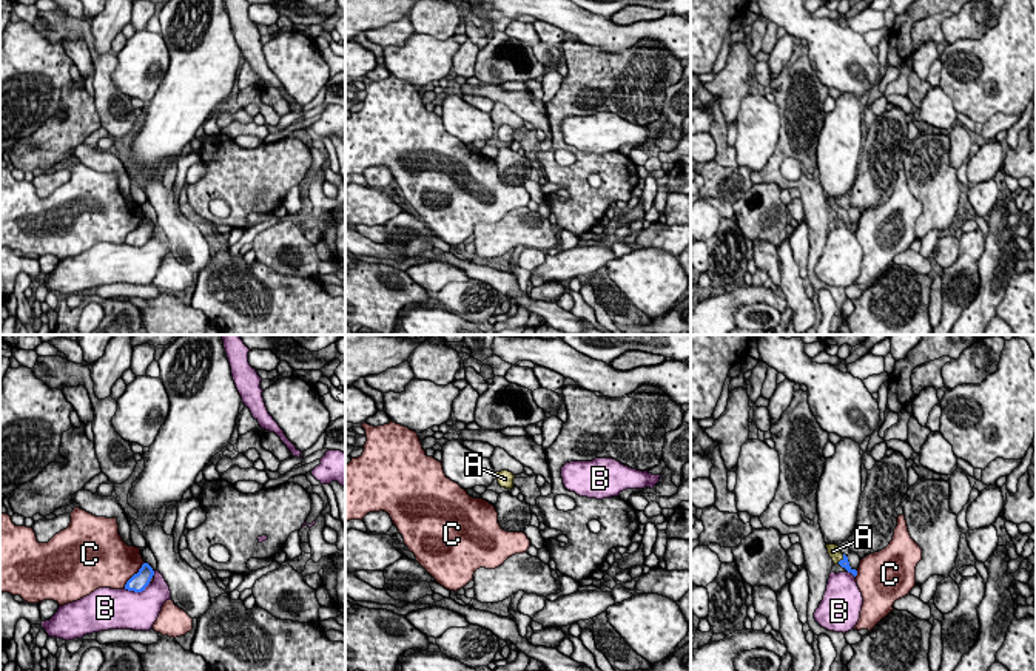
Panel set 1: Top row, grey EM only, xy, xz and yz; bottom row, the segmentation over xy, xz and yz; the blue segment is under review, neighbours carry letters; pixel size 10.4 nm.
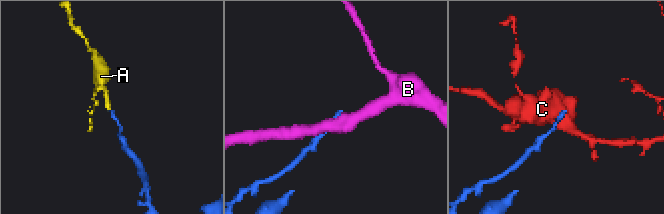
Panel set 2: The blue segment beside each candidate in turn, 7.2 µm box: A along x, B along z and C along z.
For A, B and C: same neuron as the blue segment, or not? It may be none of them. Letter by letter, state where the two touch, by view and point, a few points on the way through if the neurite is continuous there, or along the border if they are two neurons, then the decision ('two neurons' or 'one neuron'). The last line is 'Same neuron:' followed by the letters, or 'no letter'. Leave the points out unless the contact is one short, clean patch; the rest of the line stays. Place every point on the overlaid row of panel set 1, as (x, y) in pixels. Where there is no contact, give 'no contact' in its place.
A: meets blue in yz at (844, 559); runs through yz (844, 563), (844, 559), (833, 551); one neuron
B: meets blue in xy at (136, 591); two neurons
C: meets blue in xy at (134, 574); two neurons
Same neuron: A

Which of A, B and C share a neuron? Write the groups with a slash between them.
A / B / C

